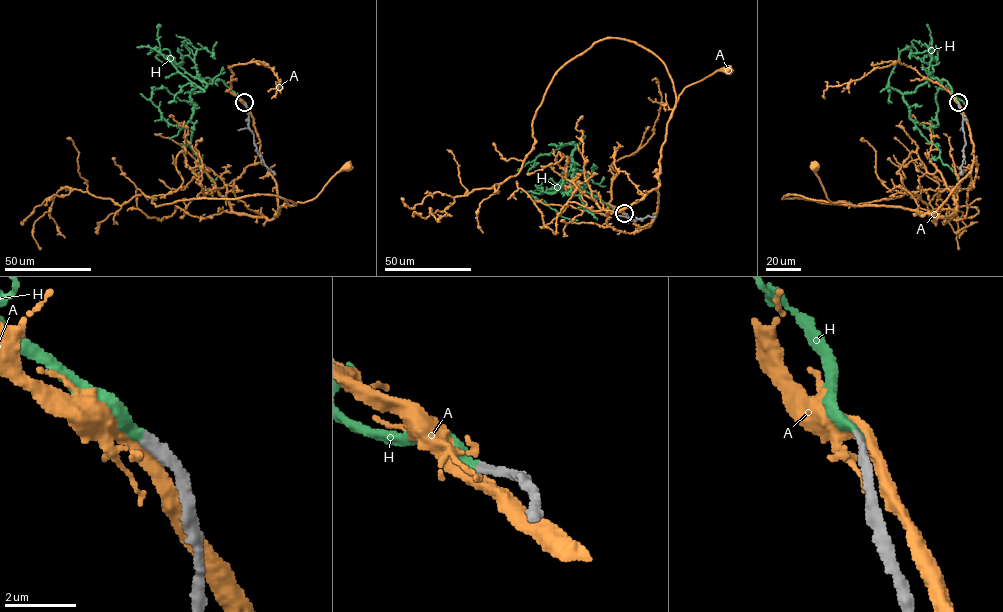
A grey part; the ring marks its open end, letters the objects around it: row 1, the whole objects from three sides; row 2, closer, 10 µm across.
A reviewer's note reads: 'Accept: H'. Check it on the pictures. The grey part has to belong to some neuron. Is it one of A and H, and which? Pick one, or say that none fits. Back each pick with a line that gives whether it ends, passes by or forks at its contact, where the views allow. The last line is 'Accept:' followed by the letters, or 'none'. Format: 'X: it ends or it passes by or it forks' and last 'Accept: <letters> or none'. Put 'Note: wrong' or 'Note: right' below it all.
H: it ends
Accept: H
Note: right

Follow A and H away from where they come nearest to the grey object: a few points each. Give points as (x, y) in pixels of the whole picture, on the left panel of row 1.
A: (244, 102), (259, 138), (260, 161), (275, 182), (277, 215), (281, 207), (314, 199), (337, 173), (348, 167)
H: (244, 102), (198, 79), (207, 86), (190, 95), (180, 129), (152, 88), (194, 102)

